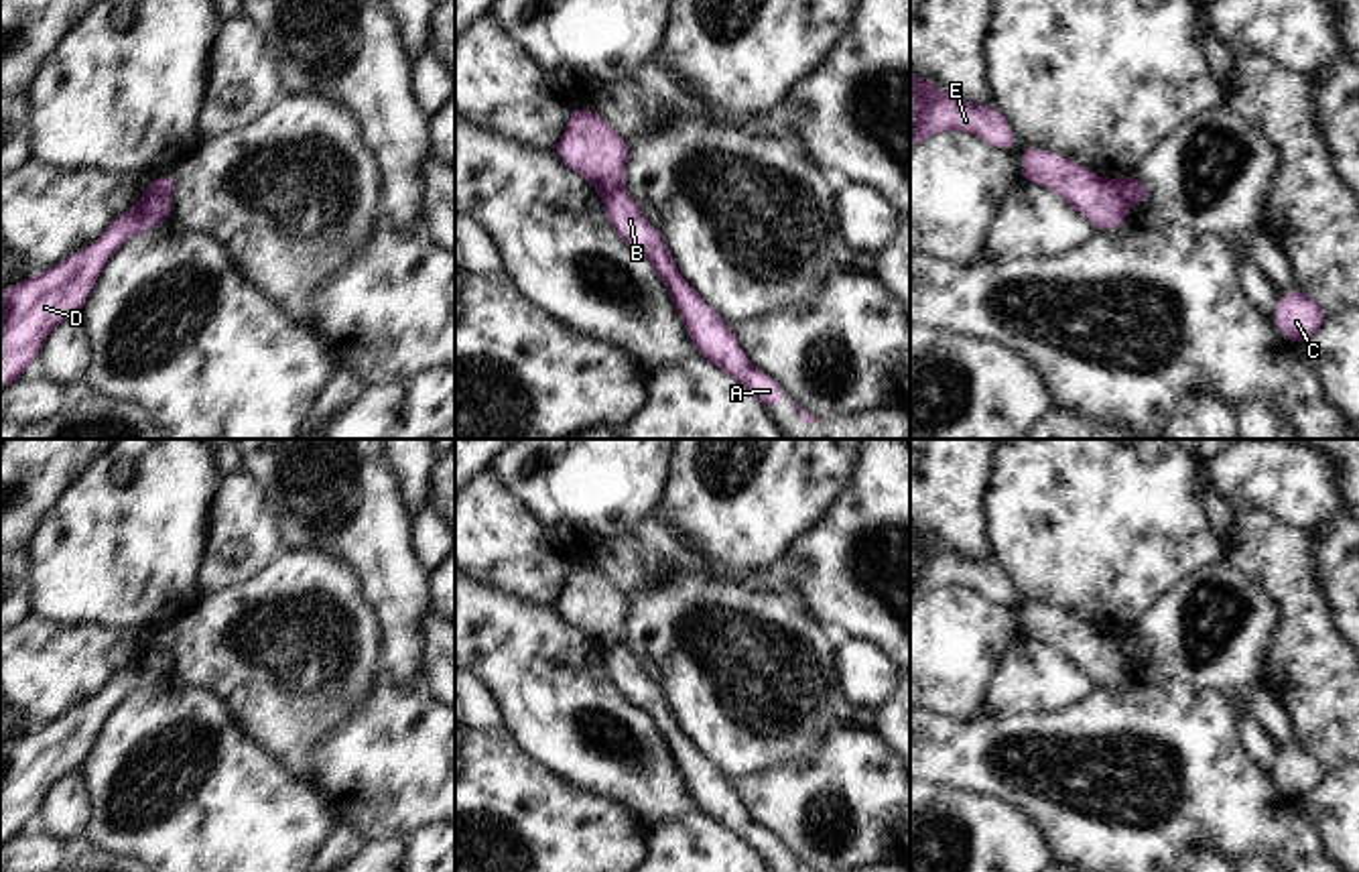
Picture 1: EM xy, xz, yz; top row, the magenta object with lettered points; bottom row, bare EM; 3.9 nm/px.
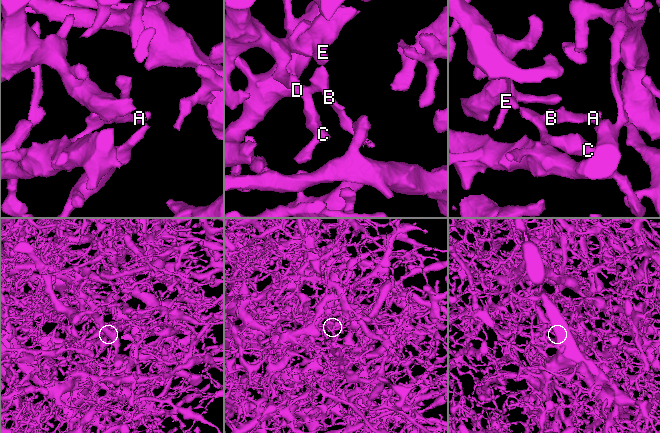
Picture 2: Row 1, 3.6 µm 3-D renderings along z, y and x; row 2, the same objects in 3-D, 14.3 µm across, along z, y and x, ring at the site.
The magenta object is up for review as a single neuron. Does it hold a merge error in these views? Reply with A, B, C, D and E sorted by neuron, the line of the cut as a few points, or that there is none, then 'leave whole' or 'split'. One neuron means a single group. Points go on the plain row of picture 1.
A B / C D E; cut in yz along (1112, 637), (1128, 663); split

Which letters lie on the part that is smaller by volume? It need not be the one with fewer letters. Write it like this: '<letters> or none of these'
A, B

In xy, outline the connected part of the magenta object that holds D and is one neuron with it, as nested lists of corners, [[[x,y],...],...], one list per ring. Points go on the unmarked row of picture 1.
[[[150,642],[102,691],[16,742],[0,744],[0,846],[33,825],[49,787],[77,772],[110,711],[132,691],[171,675],[173,657]]]

